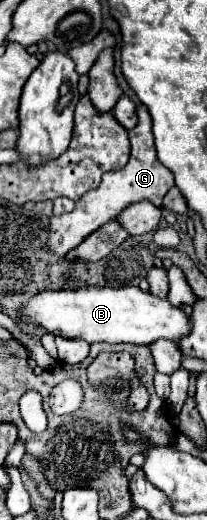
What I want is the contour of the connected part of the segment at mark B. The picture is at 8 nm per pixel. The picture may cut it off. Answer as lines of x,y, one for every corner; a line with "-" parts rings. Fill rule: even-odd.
137,286
81,290
45,290
33,296
21,310
19,320
31,326
41,326
47,332
63,338
81,338
89,344
151,344
159,338
179,342
191,332
191,318
181,306
171,306
169,300
143,292

